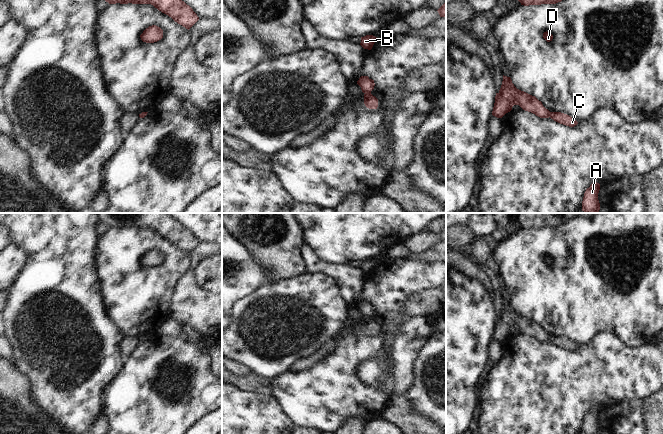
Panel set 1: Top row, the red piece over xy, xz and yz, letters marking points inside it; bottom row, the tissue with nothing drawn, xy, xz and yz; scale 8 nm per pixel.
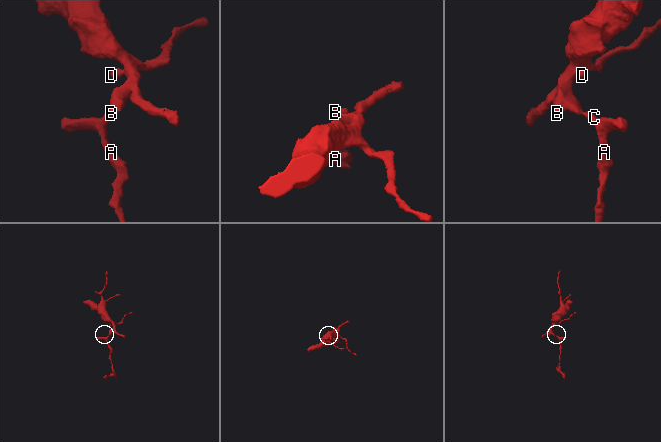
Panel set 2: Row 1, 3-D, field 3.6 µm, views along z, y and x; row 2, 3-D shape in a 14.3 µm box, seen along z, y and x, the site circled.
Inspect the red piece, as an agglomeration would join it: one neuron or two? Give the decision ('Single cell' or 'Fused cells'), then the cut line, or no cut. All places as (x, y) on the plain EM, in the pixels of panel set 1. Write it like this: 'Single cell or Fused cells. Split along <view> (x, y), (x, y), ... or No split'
Fused cells. Split along xz (365, 316), (370, 317).

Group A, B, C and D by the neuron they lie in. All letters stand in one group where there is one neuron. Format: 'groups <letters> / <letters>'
groups A C / B D

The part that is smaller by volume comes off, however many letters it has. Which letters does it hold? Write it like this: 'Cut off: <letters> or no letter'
Cut off: A, C

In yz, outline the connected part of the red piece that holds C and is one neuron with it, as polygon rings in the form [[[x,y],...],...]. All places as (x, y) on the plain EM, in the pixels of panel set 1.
[[[550,336],[550,342],[560,348],[569,351],[574,351],[578,348],[578,346],[575,343],[573,343],[571,340],[561,336]]]

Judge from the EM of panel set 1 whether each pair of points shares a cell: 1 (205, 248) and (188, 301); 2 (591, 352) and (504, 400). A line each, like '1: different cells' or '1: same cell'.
1: same cell
2: same cell

